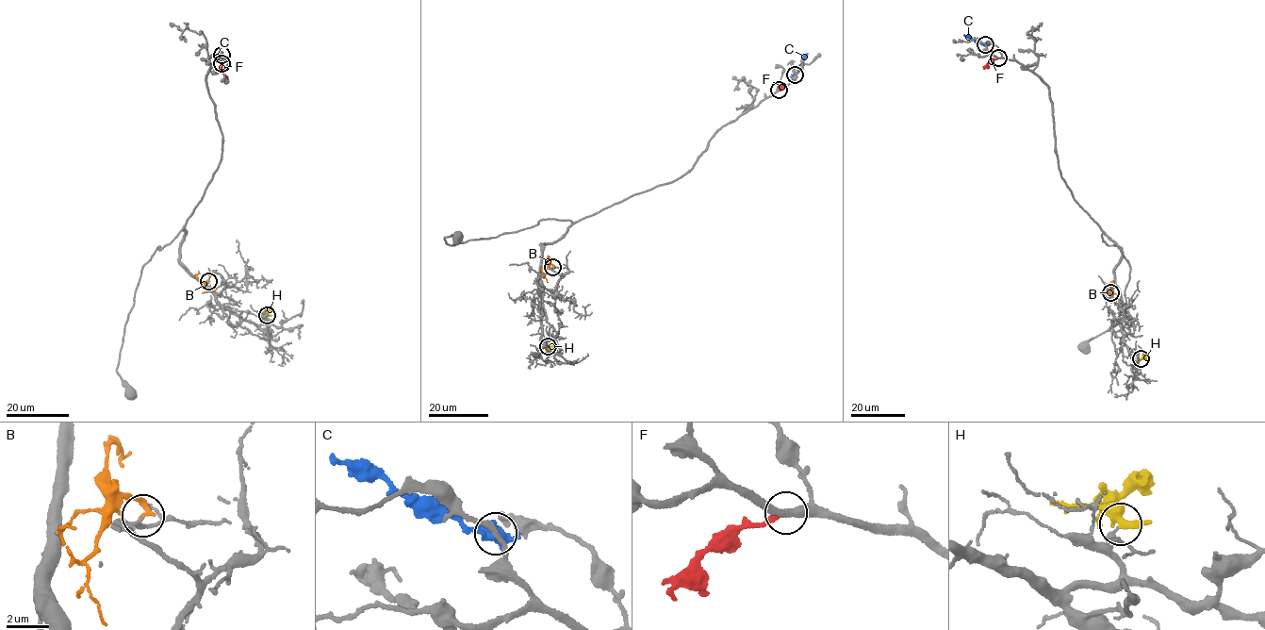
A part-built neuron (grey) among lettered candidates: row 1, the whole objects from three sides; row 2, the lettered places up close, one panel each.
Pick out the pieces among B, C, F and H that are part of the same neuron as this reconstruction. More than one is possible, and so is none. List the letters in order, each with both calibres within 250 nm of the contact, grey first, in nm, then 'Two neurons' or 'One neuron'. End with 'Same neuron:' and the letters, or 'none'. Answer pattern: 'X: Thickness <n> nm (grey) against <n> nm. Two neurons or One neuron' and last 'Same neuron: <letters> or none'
B: Thickness 180 nm (grey) against 240 nm. Two neurons
C: Thickness 240 nm (grey) against 650 nm. Two neurons
F: Thickness 380 nm (grey) against 220 nm. One neuron
H: Thickness 280 nm (grey) against 440 nm. Two neurons
Same neuron: F

